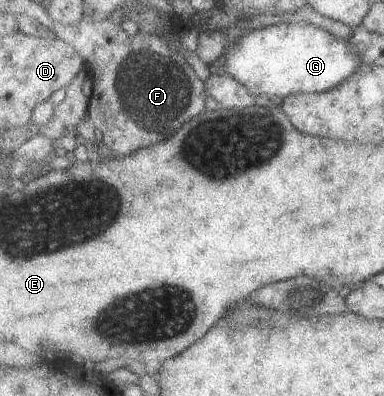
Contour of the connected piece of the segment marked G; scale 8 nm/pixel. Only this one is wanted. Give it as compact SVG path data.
M305 21L282 22L246 31L222 56L223 74L243 83L253 96L284 98L299 93L327 92L339 86L363 65L348 39L335 38L327 30Z

